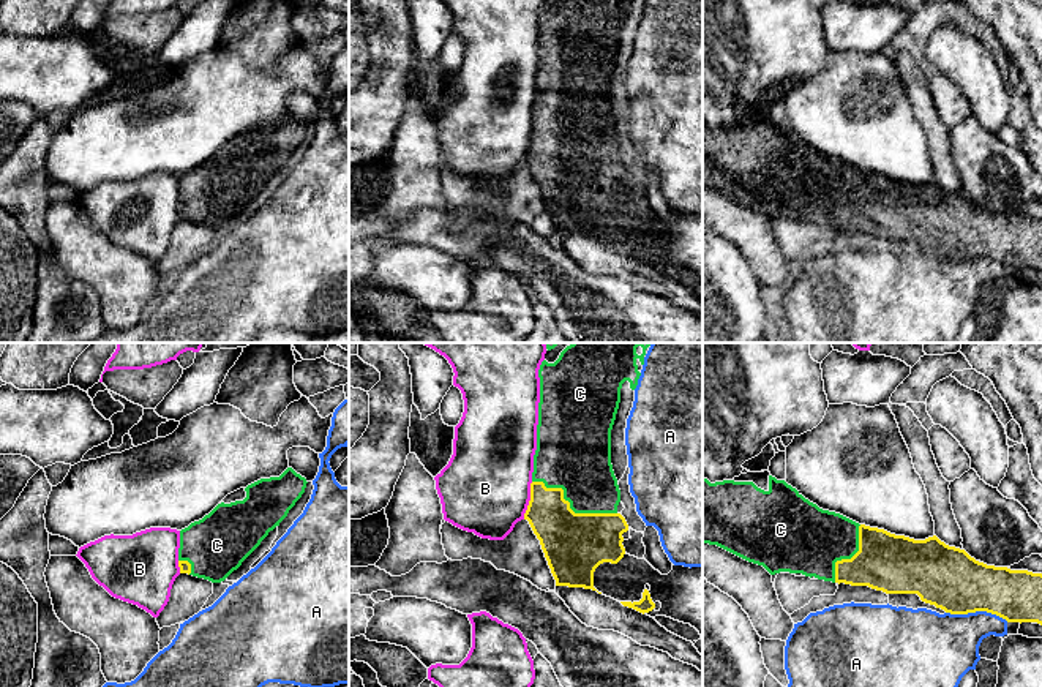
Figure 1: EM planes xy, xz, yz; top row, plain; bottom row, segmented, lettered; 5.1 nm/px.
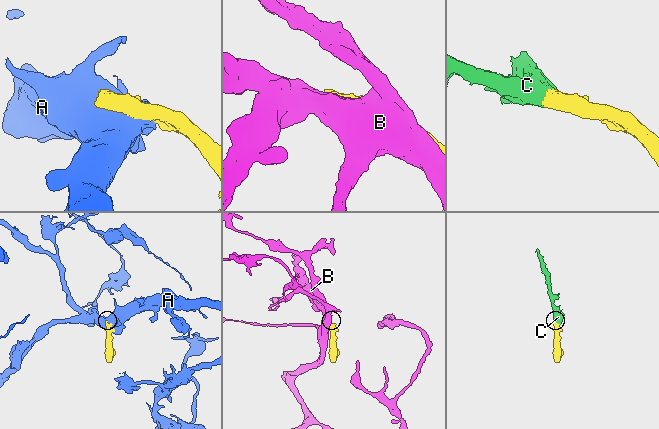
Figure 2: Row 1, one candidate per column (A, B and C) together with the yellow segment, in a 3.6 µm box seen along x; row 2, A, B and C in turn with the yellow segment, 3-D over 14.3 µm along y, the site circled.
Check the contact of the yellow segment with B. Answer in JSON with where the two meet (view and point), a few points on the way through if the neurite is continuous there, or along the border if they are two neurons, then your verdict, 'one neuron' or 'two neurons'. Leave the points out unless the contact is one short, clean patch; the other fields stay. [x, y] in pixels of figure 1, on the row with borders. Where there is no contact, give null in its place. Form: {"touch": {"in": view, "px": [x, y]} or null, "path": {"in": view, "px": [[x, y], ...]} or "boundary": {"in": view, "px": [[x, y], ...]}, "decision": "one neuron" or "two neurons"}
{"touch": {"in": "xz", "px": [529, 501]}, "decision": "two neurons"}

